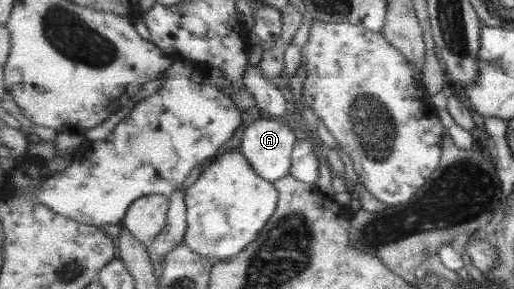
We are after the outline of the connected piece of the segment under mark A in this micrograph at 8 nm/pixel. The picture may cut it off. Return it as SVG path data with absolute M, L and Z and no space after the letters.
M262 116L253 121L243 132L241 152L254 166L256 173L266 181L275 183L291 175L292 155L299 135L281 120L271 116Z

